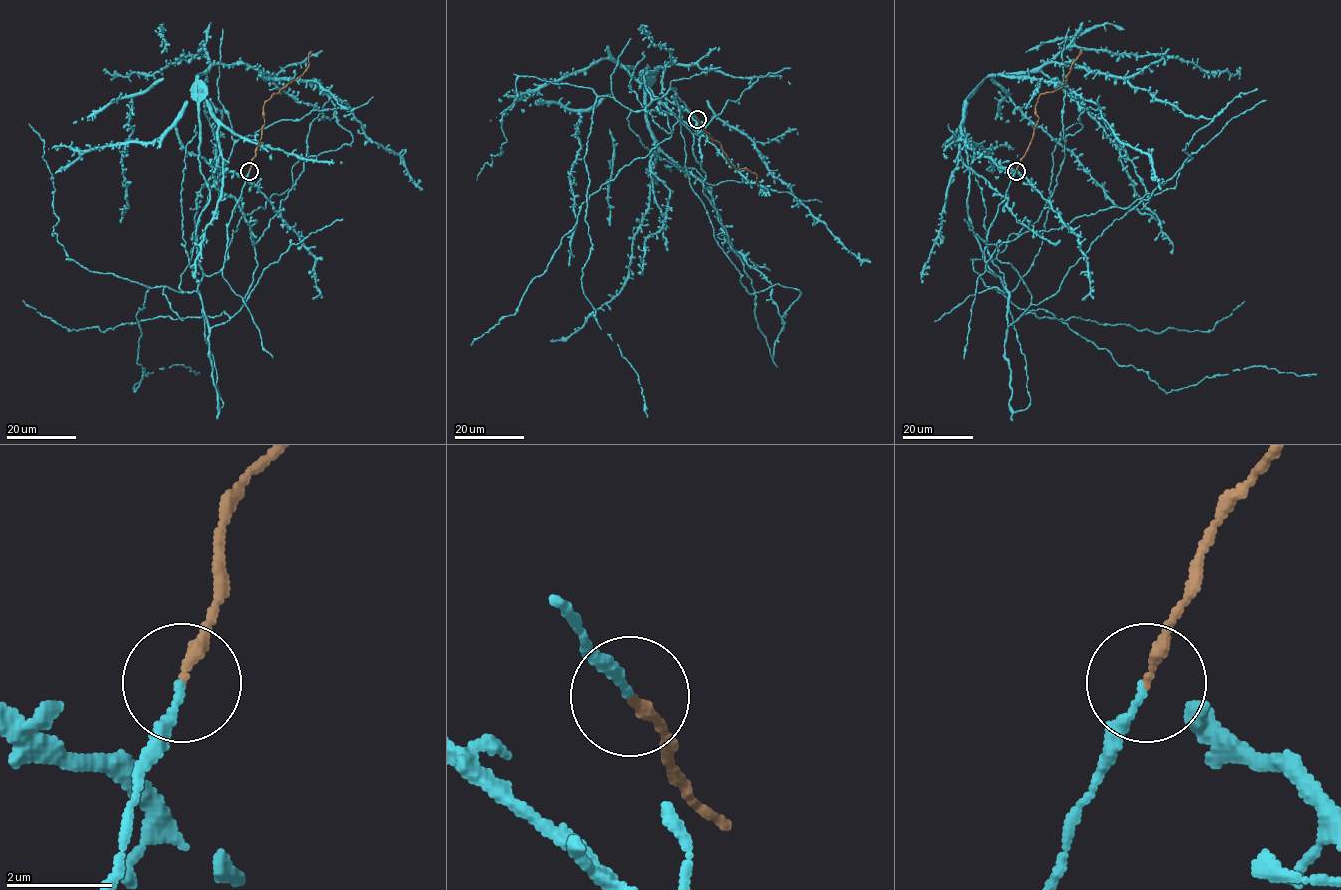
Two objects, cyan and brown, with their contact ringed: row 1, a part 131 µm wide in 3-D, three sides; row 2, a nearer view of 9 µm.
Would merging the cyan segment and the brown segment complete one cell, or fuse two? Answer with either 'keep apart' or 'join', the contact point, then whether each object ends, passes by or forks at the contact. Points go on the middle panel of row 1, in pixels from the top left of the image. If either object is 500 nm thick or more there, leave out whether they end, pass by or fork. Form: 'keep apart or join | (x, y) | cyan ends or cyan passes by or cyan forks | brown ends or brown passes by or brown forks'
join | (697, 119) | cyan ends | brown ends

